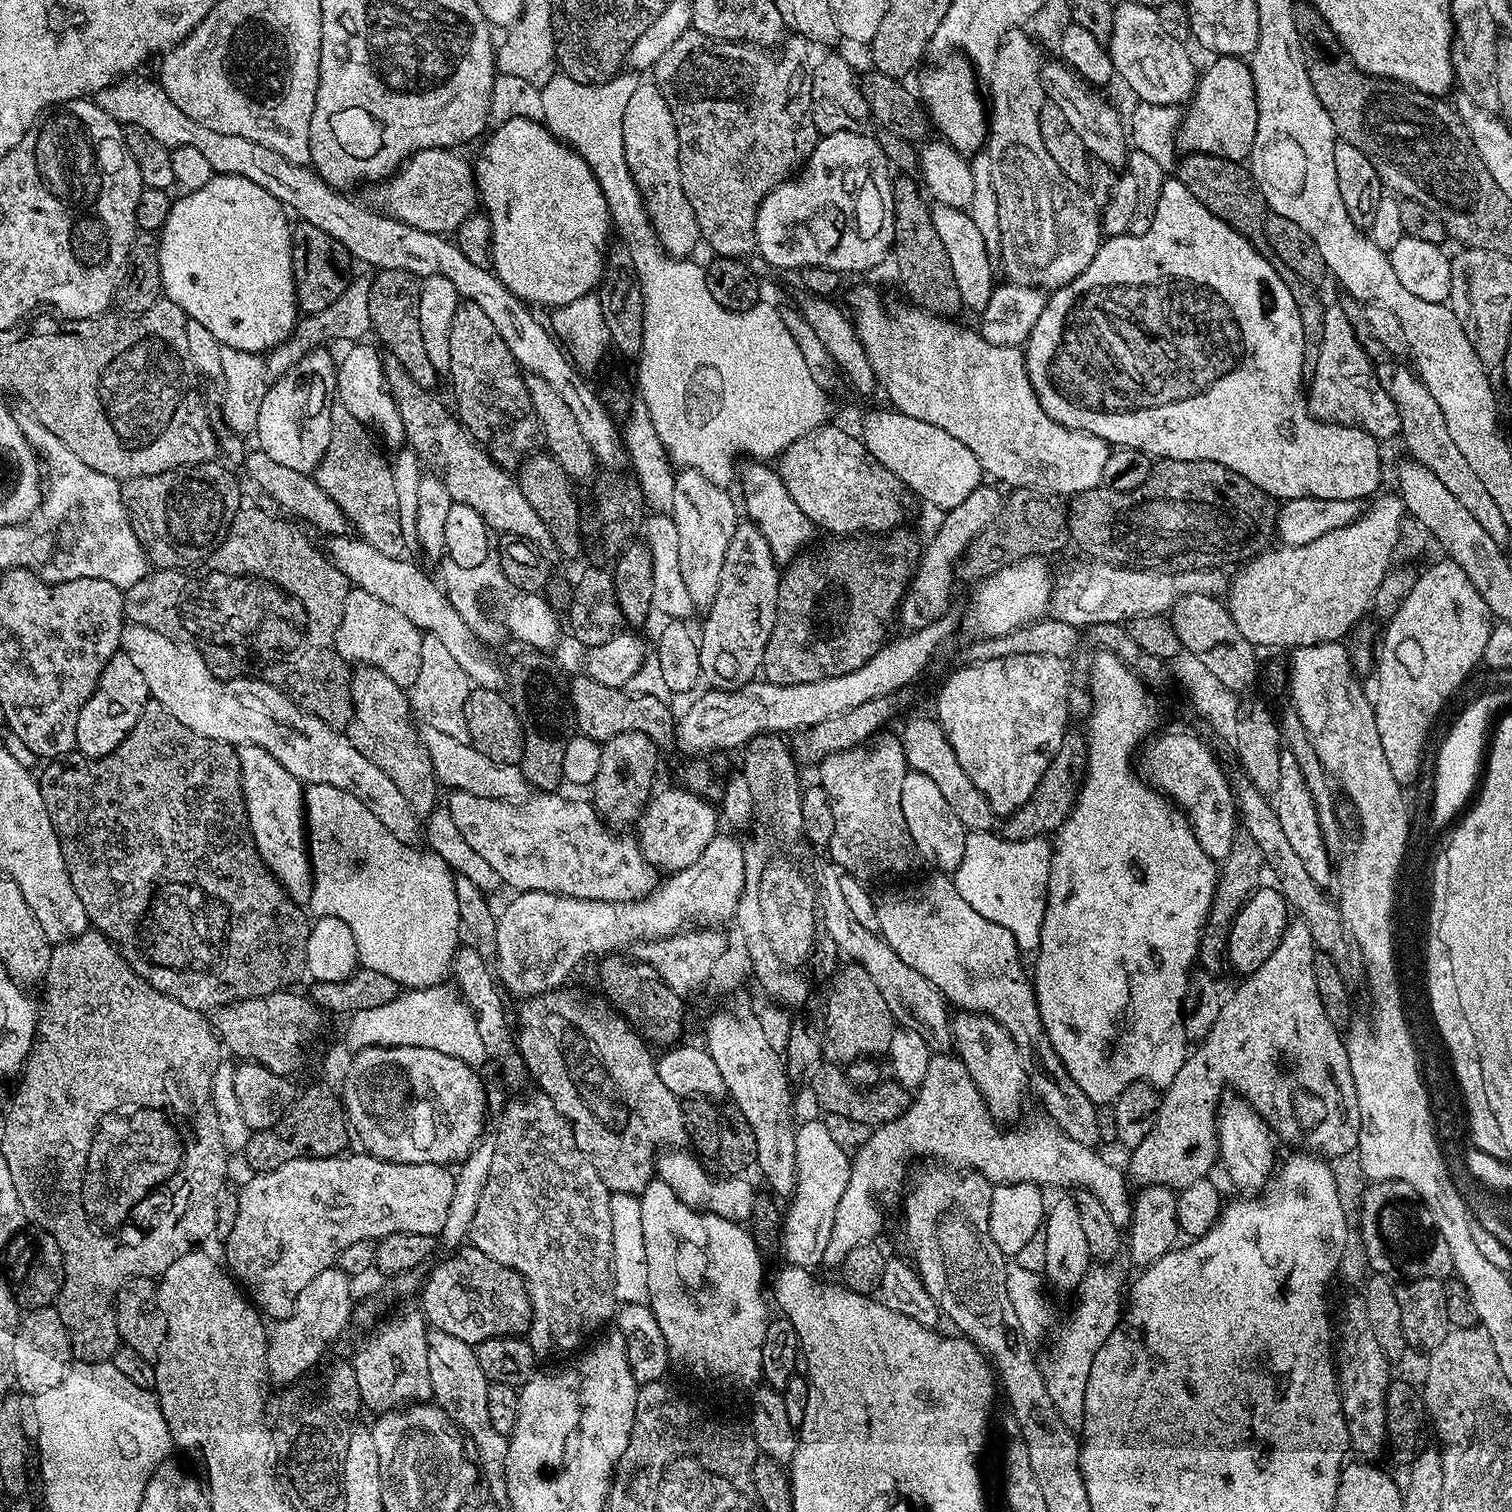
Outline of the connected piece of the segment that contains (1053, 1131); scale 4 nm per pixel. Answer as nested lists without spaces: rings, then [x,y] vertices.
[[[932,1054],[929,1055],[928,1065],[926,1066],[926,1078],[923,1084],[920,1085],[918,1091],[915,1093],[912,1104],[906,1109],[903,1116],[898,1117],[896,1120],[890,1121],[888,1124],[879,1125],[875,1129],[876,1132],[864,1145],[860,1148],[860,1153],[854,1156],[852,1160],[852,1173],[850,1174],[850,1182],[846,1182],[846,1194],[842,1194],[841,1201],[838,1202],[838,1211],[834,1214],[834,1230],[830,1230],[830,1242],[826,1242],[826,1254],[824,1255],[824,1264],[830,1266],[838,1266],[846,1258],[846,1254],[850,1254],[850,1250],[854,1250],[854,1246],[865,1242],[872,1242],[877,1239],[876,1235],[884,1228],[884,1208],[880,1205],[880,1200],[888,1200],[896,1191],[900,1188],[900,1183],[904,1180],[904,1167],[907,1166],[908,1160],[912,1160],[915,1156],[933,1156],[933,1161],[943,1162],[945,1165],[951,1166],[956,1170],[971,1170],[977,1172],[978,1174],[985,1176],[987,1180],[991,1180],[993,1185],[998,1184],[1034,1184],[1037,1186],[1045,1186],[1044,1184],[1049,1184],[1052,1188],[1064,1188],[1060,1190],[1079,1190],[1084,1189],[1090,1194],[1094,1195],[1102,1202],[1103,1207],[1105,1207],[1108,1214],[1110,1214],[1110,1219],[1114,1222],[1114,1226],[1118,1229],[1124,1230],[1132,1222],[1132,1206],[1134,1203],[1133,1193],[1128,1193],[1128,1188],[1130,1189],[1130,1180],[1126,1175],[1125,1169],[1120,1168],[1116,1164],[1111,1164],[1108,1160],[1103,1160],[1100,1156],[1095,1156],[1091,1152],[1091,1147],[1088,1144],[1083,1144],[1082,1142],[1074,1142],[1068,1139],[1059,1128],[1053,1126],[1047,1119],[1041,1118],[1041,1120],[1036,1120],[1033,1124],[1021,1123],[1019,1126],[1021,1128],[1016,1128],[1013,1132],[1003,1132],[1001,1125],[992,1117],[990,1110],[986,1106],[986,1102],[982,1098],[982,1094],[978,1090],[978,1086],[974,1086],[974,1082],[970,1078],[970,1070],[966,1070],[966,1066],[959,1060],[955,1055],[952,1054]]]

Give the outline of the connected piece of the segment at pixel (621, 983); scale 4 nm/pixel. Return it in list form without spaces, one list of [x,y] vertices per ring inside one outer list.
[[[608,954],[601,960],[604,961],[600,964],[600,988],[605,992],[607,1003],[639,1029],[649,1045],[675,1045],[684,1032],[685,1001],[660,979],[660,973],[647,962],[636,958],[627,960],[624,954]]]

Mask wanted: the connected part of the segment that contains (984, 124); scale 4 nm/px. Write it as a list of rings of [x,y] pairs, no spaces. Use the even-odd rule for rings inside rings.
[[[940,64],[932,68],[920,80],[918,95],[923,103],[924,111],[933,129],[936,128],[939,135],[954,150],[962,154],[976,154],[985,147],[990,131],[990,116],[986,111],[986,100],[980,97],[976,89],[976,76],[973,65],[964,64]]]

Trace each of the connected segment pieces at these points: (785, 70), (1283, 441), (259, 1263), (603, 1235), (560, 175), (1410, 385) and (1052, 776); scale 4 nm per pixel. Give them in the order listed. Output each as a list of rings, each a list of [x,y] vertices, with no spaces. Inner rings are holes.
[[[689,30],[654,65],[656,89],[666,98],[666,106],[670,106],[678,134],[678,162],[684,192],[700,223],[703,243],[708,243],[717,257],[748,258],[757,251],[756,215],[760,204],[779,184],[793,179],[816,148],[818,133],[812,113],[808,48],[809,41],[795,34],[789,35],[779,50],[765,50],[715,40]]]
[[[1179,178],[1165,179],[1156,213],[1147,223],[1148,229],[1141,236],[1125,234],[1105,239],[1098,254],[1094,254],[1094,262],[1090,262],[1078,278],[1055,289],[1048,296],[1048,305],[1042,310],[1038,322],[1034,322],[1034,330],[1028,335],[1023,354],[1028,377],[1045,414],[1073,432],[1097,436],[1116,448],[1137,448],[1151,458],[1218,462],[1280,502],[1297,500],[1300,496],[1363,501],[1364,496],[1372,491],[1375,493],[1380,484],[1377,437],[1359,426],[1321,422],[1309,413],[1306,381],[1301,372],[1304,356],[1302,318],[1290,290],[1278,286],[1276,276],[1271,276],[1266,267],[1267,261],[1259,260],[1256,247],[1245,236],[1239,236],[1229,224],[1210,214],[1210,210],[1190,194]]]
[[[352,1155],[291,1160],[269,1172],[253,1175],[253,1180],[239,1189],[238,1218],[234,1218],[234,1230],[230,1230],[223,1241],[223,1259],[237,1285],[265,1317],[273,1316],[276,1322],[287,1318],[294,1310],[298,1294],[310,1286],[310,1278],[333,1267],[346,1246],[362,1239],[375,1242],[395,1232],[439,1237],[442,1226],[446,1226],[450,1198],[454,1198],[456,1185],[451,1167],[443,1164],[395,1164],[377,1156]]]
[[[528,1090],[513,1095],[500,1109],[498,1119],[494,1163],[490,1166],[490,1178],[486,1178],[482,1198],[478,1198],[478,1210],[474,1210],[468,1240],[471,1247],[482,1250],[482,1254],[494,1262],[514,1269],[527,1284],[532,1319],[528,1321],[526,1339],[537,1357],[552,1356],[555,1352],[571,1353],[585,1343],[583,1340],[591,1332],[599,1333],[599,1328],[613,1319],[618,1308],[610,1220],[613,1193],[609,1192],[606,1182],[598,1178],[598,1170],[594,1170],[590,1158],[578,1150],[571,1120],[556,1109],[546,1093]]]
[[[514,118],[499,125],[492,137],[487,137],[488,145],[480,152],[480,157],[474,160],[474,175],[476,178],[476,190],[479,203],[482,205],[482,212],[488,215],[488,228],[492,231],[492,264],[491,271],[506,285],[511,292],[520,300],[529,305],[545,304],[548,310],[560,308],[563,304],[569,304],[575,300],[585,299],[589,294],[597,291],[600,279],[604,276],[604,262],[610,251],[608,235],[612,236],[612,215],[606,206],[606,198],[602,194],[602,186],[594,178],[590,166],[586,166],[584,159],[580,157],[573,148],[569,148],[563,140],[556,139],[543,123],[536,123],[522,118]]]
[[[1400,362],[1392,363],[1396,364],[1377,363],[1376,377],[1386,390],[1391,407],[1394,409],[1395,419],[1396,416],[1400,419],[1400,432],[1404,435],[1405,446],[1408,447],[1407,455],[1422,466],[1426,466],[1427,470],[1432,470],[1447,490],[1456,495],[1458,501],[1474,514],[1479,525],[1494,538],[1496,543],[1501,546],[1507,545],[1510,529],[1506,526],[1506,522],[1502,522],[1502,513],[1498,510],[1494,498],[1490,498],[1486,486],[1482,486],[1482,478],[1478,478],[1478,474],[1470,470],[1470,462],[1466,462],[1466,458],[1462,458],[1462,453],[1458,451],[1458,446],[1454,446],[1454,438],[1450,438],[1446,418],[1438,402],[1434,402],[1434,394],[1426,390],[1426,386],[1411,367],[1403,368]]]
[[[1075,730],[1065,732],[1062,746],[1050,762],[1042,782],[1038,782],[1034,794],[1030,794],[1028,801],[1001,823],[1004,825],[998,828],[999,834],[1007,840],[1038,839],[1055,834],[1062,826],[1062,822],[1066,822],[1066,818],[1072,813],[1072,807],[1076,804],[1076,793],[1084,775],[1085,763],[1085,737],[1081,733],[1079,736]]]

